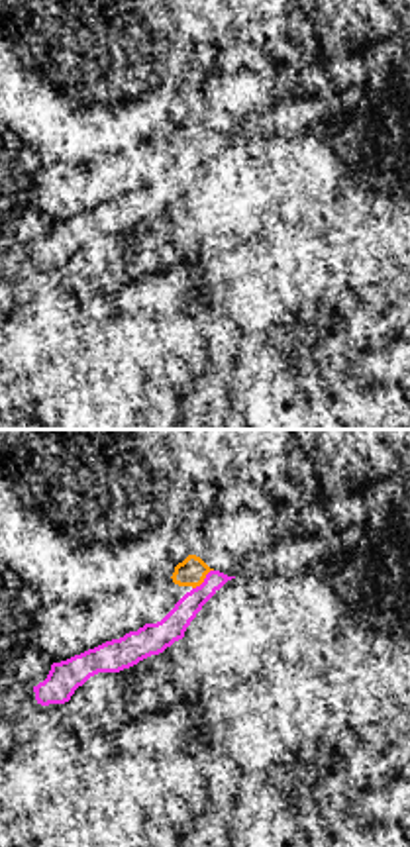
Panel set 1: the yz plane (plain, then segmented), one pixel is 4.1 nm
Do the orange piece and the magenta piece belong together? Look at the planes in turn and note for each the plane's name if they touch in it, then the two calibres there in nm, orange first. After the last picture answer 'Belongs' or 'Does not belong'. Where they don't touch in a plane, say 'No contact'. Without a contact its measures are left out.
Touches orange in yz. Thickness 120 nm (orange) against 110 nm

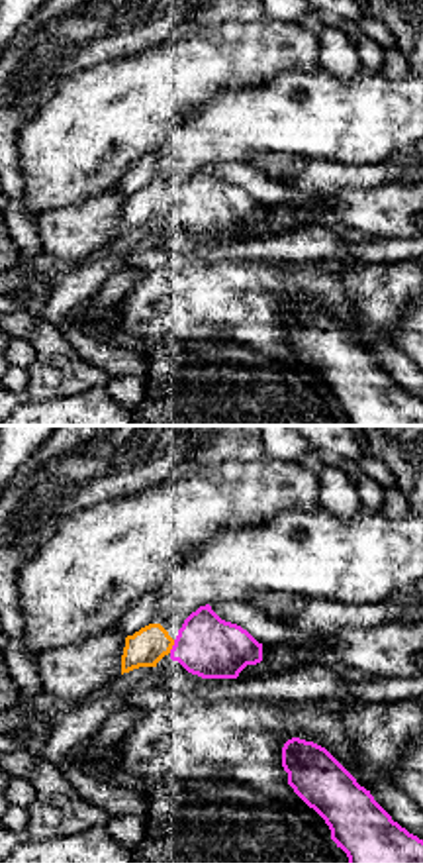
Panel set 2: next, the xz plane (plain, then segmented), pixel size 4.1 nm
Touches orange in xz. Thickness 160 nm (orange) against 260 nm

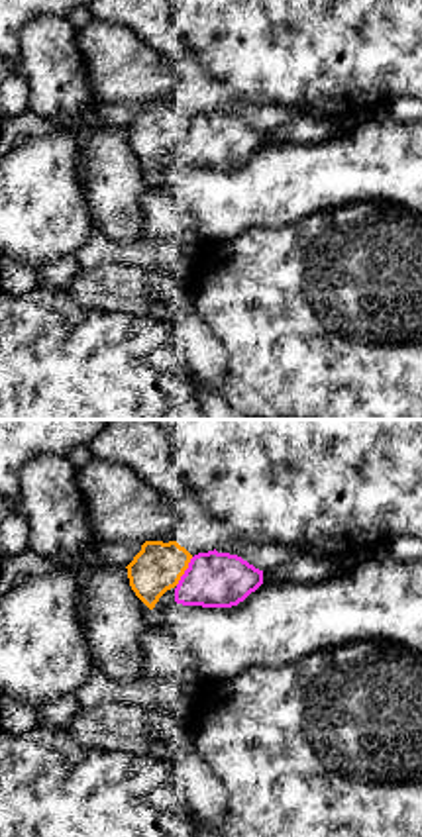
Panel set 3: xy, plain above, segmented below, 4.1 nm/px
Touches orange in xy. Thickness 200 nm (orange) against 220 nm

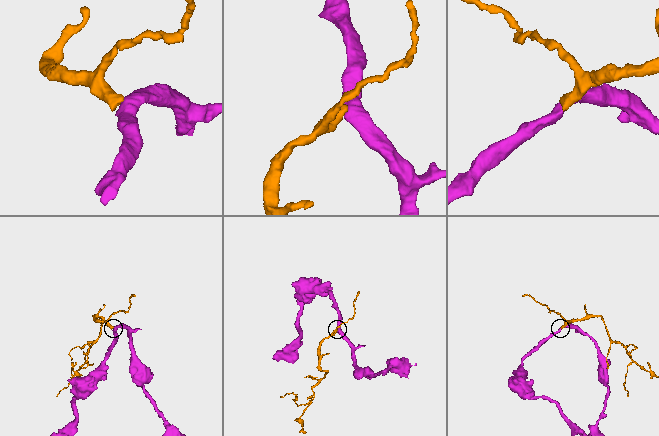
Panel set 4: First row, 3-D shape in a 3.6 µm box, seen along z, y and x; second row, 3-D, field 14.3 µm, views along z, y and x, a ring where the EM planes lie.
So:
Belongs

